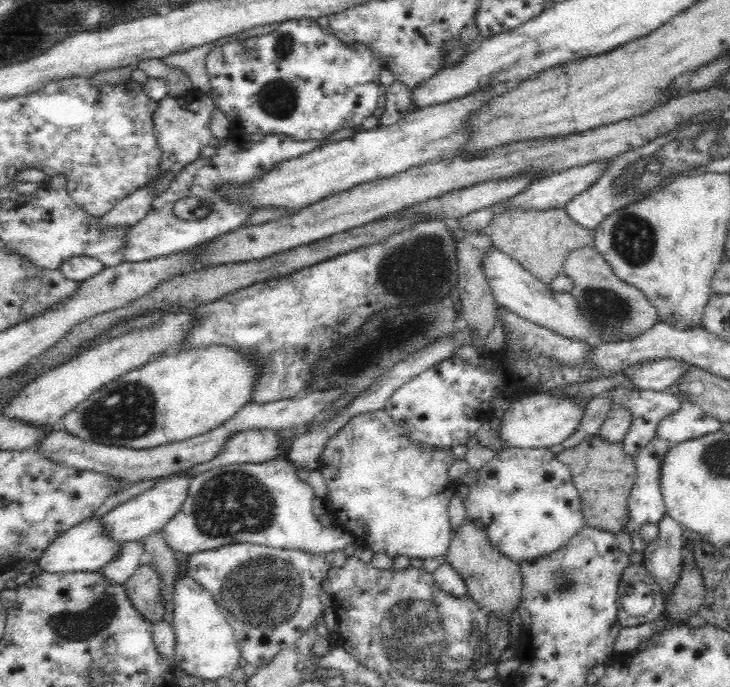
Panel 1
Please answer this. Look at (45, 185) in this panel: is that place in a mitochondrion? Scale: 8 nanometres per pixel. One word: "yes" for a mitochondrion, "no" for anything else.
no

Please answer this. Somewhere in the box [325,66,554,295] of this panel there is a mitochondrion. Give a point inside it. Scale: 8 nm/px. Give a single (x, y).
(425, 248)

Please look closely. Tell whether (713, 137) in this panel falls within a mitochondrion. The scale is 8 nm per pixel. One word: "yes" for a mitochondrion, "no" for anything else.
yes

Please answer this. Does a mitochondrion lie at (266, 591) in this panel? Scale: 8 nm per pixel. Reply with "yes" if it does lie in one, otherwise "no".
yes

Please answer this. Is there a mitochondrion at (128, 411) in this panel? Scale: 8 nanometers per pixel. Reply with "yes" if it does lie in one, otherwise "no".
yes

